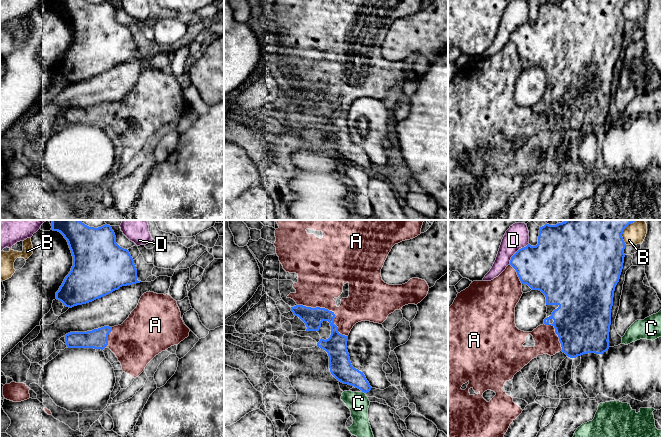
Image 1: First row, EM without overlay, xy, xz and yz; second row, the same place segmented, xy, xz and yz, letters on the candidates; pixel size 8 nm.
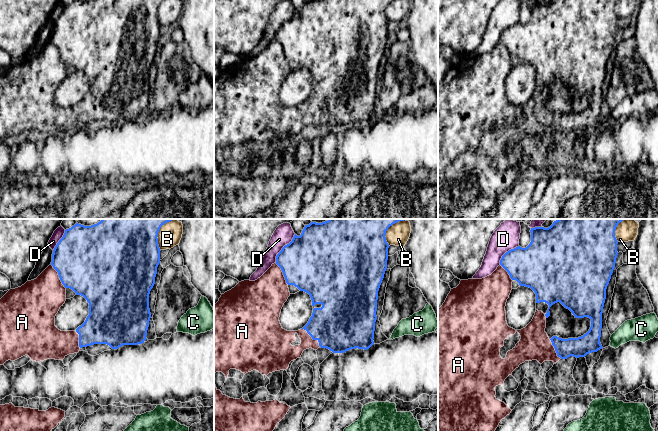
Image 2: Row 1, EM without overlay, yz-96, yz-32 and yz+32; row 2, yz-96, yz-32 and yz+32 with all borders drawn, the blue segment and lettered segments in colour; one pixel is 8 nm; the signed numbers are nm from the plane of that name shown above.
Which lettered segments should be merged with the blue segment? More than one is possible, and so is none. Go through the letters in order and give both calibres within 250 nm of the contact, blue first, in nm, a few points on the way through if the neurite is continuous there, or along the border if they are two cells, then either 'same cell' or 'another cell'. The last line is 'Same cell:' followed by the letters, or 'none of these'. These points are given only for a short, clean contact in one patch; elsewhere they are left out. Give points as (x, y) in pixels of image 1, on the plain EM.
A: 160/360 nm | same cell
B: 440/170 nm | another cell
C: 170/170 nm | another cell
D: 380/190 nm | another cell
Same cell: A

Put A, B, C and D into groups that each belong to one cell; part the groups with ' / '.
A / B / C / D

